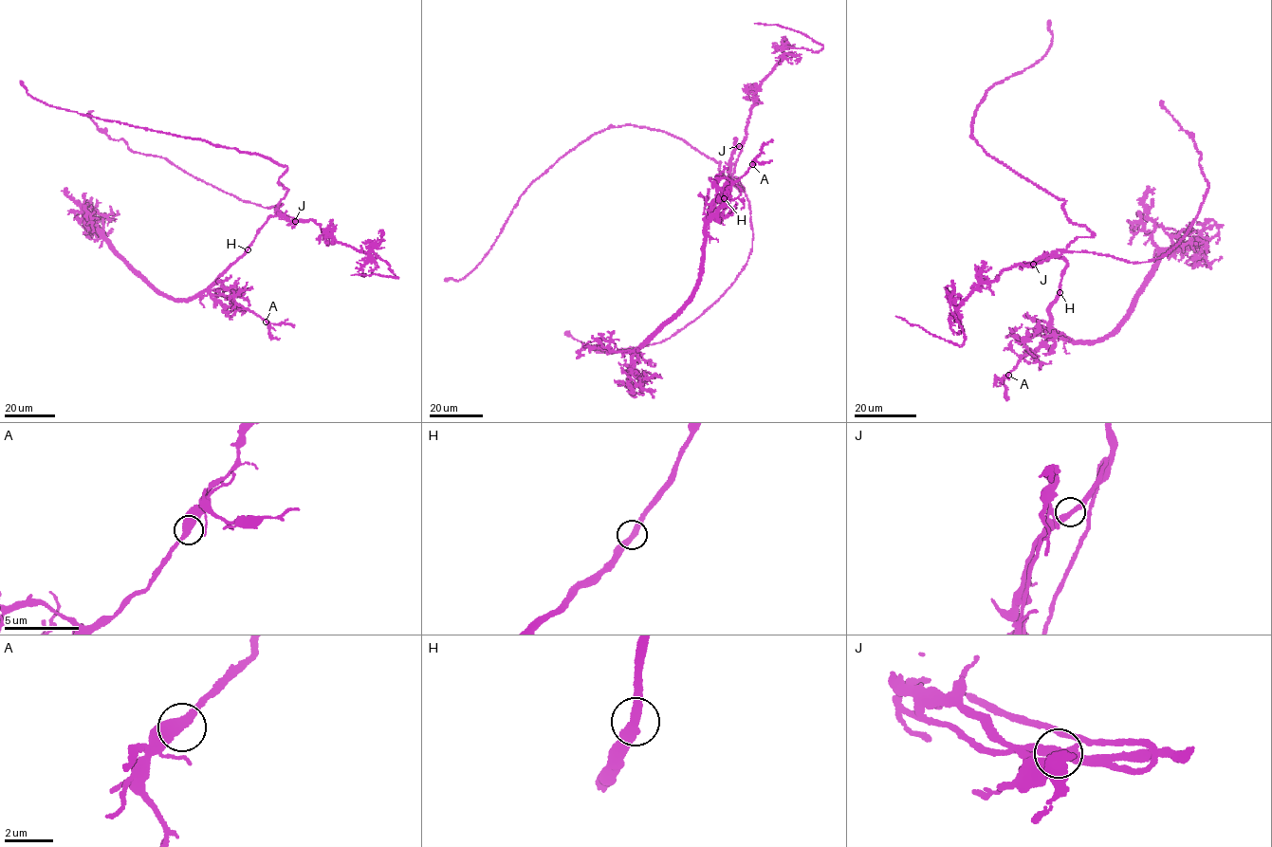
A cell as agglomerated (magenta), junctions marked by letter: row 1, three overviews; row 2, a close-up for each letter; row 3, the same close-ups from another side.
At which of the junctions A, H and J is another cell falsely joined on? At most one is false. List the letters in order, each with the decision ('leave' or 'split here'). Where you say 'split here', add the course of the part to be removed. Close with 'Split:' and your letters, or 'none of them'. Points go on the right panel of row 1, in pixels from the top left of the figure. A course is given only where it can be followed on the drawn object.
A: leave
H: leave
J: split here; foreign part runs (1033, 264), (1058, 250), (1149, 261), (1166, 255), (1185, 237), (1207, 183), (1200, 165), (1201, 153), (1163, 101)
Split: J

